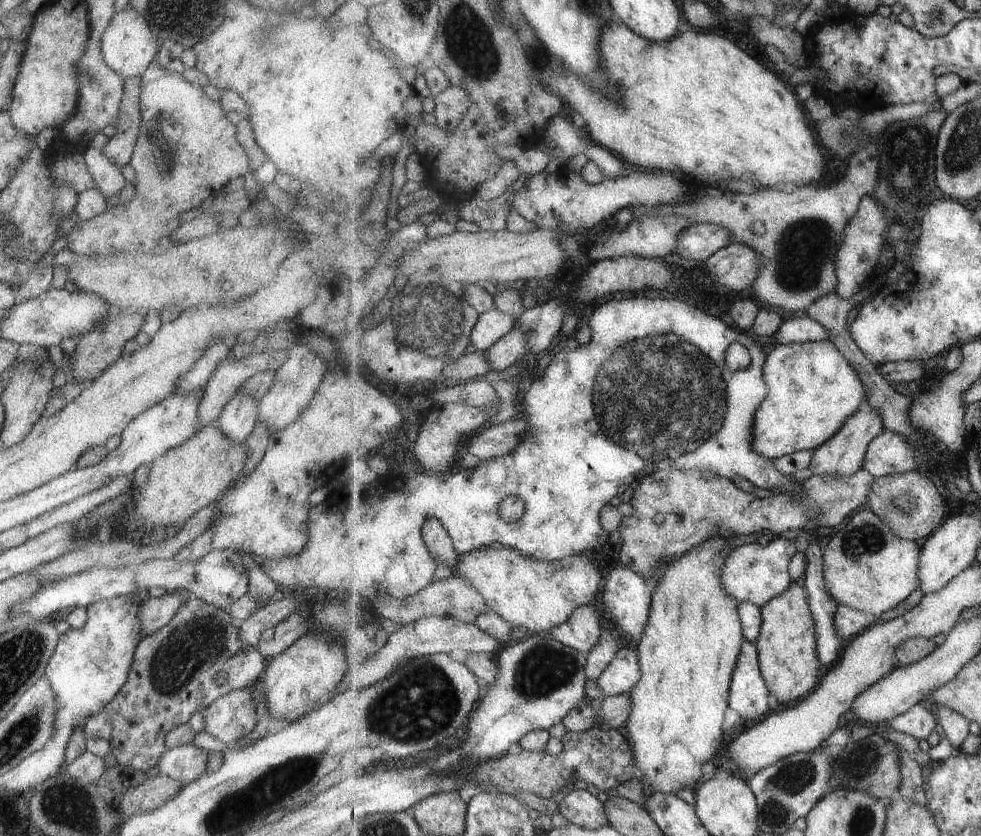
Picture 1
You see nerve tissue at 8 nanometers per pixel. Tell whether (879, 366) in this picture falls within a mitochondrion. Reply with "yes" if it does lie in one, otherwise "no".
no

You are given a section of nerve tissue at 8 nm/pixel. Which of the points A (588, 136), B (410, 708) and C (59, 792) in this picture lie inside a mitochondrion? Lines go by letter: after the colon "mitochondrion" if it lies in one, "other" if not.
A: other
B: mitochondrion
C: mitochondrion

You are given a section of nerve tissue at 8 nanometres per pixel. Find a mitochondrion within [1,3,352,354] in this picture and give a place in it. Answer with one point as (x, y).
(164, 130)

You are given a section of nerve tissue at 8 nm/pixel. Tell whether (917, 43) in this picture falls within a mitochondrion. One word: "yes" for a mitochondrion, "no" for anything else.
no

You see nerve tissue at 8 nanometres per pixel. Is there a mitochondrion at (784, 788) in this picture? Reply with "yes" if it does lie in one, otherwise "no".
yes

